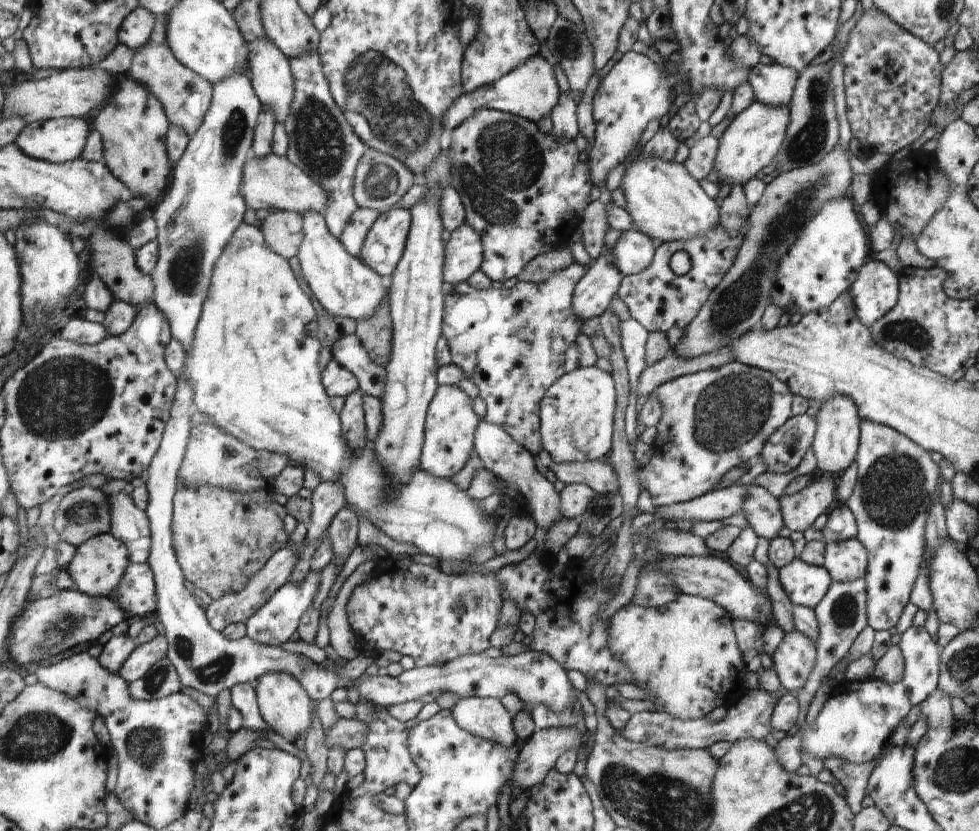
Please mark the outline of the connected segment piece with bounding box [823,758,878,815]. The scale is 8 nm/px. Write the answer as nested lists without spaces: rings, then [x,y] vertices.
[[[827,758],[823,760],[824,766],[836,779],[837,787],[844,795],[849,807],[855,815],[862,810],[862,799],[866,796],[868,778],[876,768],[878,760],[862,764],[852,764],[840,758]]]

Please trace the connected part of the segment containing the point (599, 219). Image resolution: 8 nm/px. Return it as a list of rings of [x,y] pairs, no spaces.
[[[596,197],[594,206],[586,206],[585,218],[582,220],[582,244],[592,262],[595,261],[605,246],[605,236],[609,232],[608,212],[604,202]]]

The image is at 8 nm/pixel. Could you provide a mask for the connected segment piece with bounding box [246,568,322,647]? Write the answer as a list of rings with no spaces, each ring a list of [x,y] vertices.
[[[313,568],[306,575],[302,584],[288,581],[283,584],[270,598],[264,603],[248,620],[246,620],[246,636],[258,644],[279,647],[290,641],[290,636],[296,632],[298,622],[302,618],[303,612],[310,608],[314,602],[314,596],[320,590],[321,571],[315,571]]]

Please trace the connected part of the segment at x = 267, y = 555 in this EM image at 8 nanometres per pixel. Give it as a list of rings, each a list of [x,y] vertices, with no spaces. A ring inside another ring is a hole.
[[[181,485],[175,498],[174,534],[177,554],[181,565],[188,575],[188,580],[195,587],[201,587],[208,592],[214,600],[220,600],[230,592],[240,592],[244,589],[250,578],[258,574],[272,559],[277,550],[286,547],[286,532],[284,532],[284,505],[268,496],[268,490],[254,490],[236,495],[234,490],[224,490],[220,486],[185,486]]]

